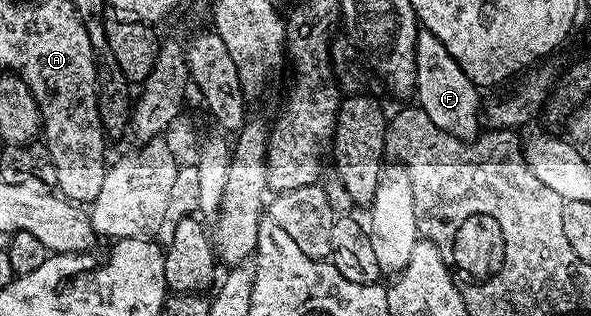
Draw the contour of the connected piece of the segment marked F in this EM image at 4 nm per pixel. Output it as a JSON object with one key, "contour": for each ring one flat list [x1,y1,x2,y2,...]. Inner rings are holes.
{"contour":[[419,31,414,57,416,58,414,90,417,107,422,108,424,114,428,114,428,118,432,118,436,126,440,126,440,130,459,136,462,140,473,141,480,132,479,85,472,83,468,74,462,72,462,67,456,62,456,58,448,54,446,47,431,32]]}

